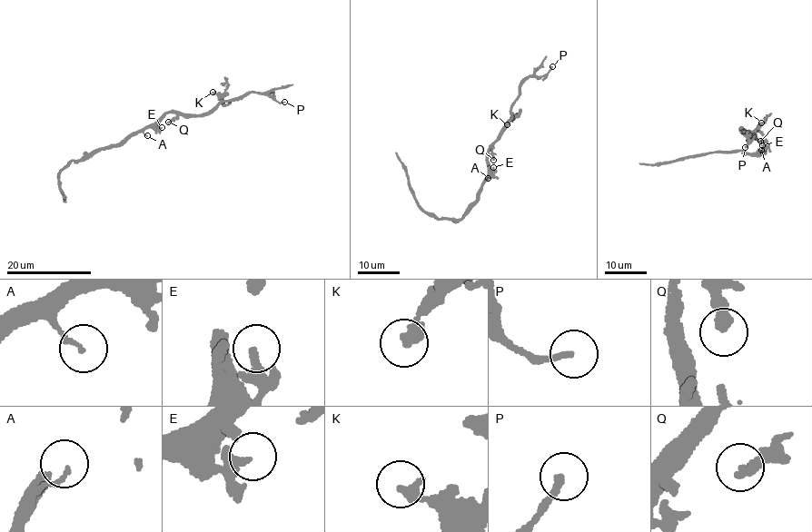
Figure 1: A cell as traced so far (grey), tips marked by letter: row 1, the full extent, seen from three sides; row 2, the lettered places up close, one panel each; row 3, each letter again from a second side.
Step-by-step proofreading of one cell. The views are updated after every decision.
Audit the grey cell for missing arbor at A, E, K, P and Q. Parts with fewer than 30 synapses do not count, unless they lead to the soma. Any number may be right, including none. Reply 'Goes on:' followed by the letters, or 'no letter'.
Goes on: no letter

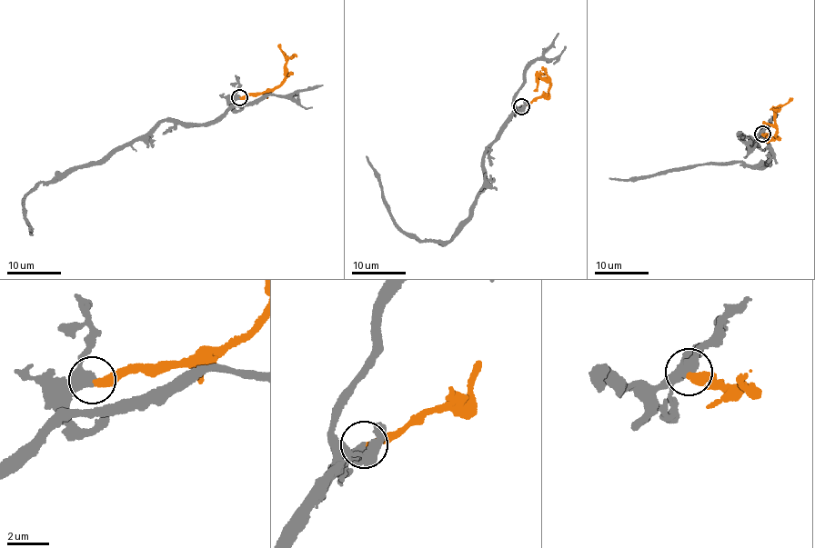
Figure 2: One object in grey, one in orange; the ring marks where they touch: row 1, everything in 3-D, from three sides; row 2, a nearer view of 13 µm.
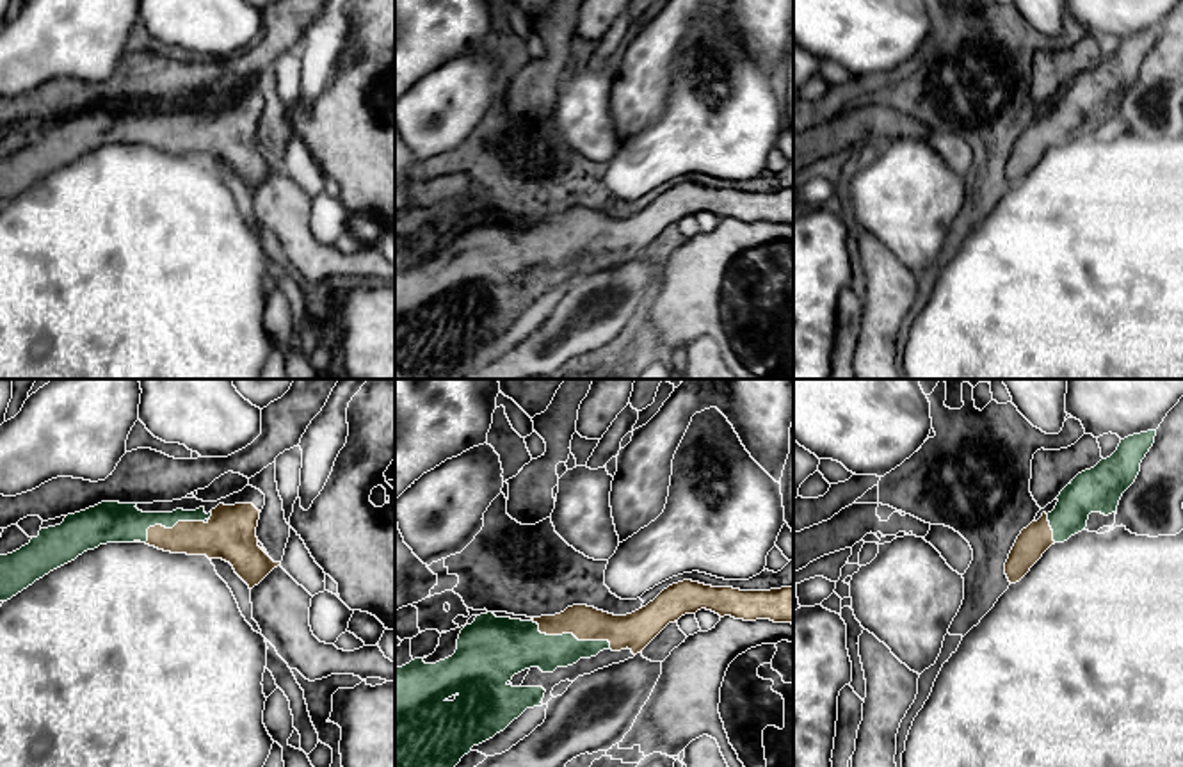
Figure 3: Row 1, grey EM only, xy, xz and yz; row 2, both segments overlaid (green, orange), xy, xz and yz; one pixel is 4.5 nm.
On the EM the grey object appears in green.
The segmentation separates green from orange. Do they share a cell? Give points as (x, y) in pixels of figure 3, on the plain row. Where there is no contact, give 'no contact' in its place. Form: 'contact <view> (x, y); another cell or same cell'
contact xz (571, 235); same cell

